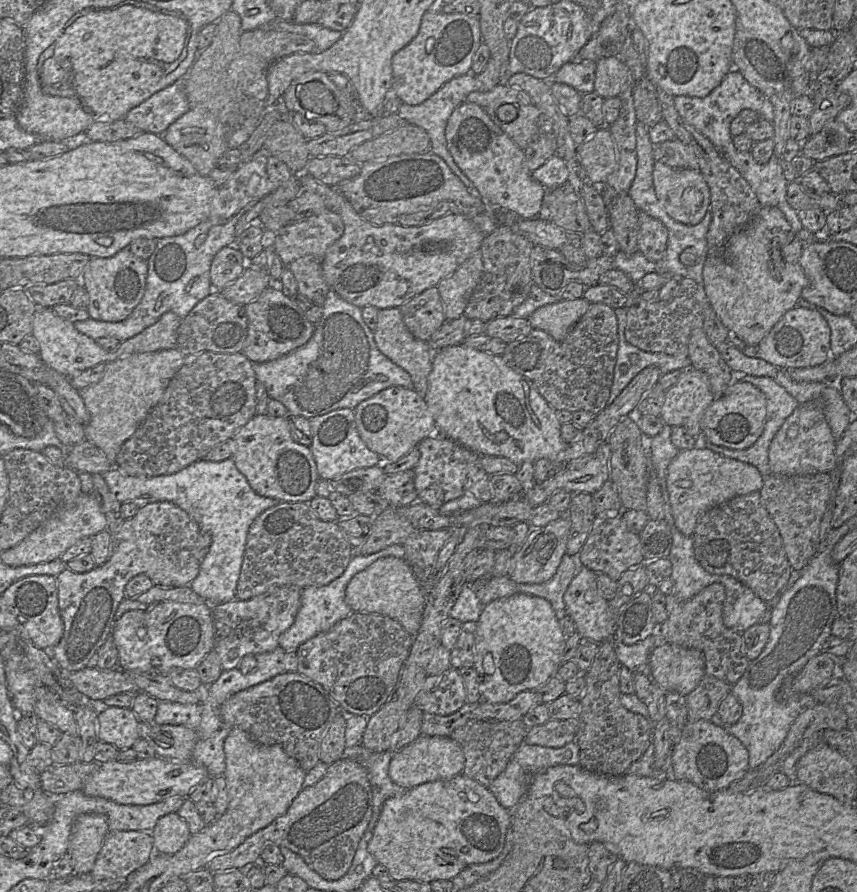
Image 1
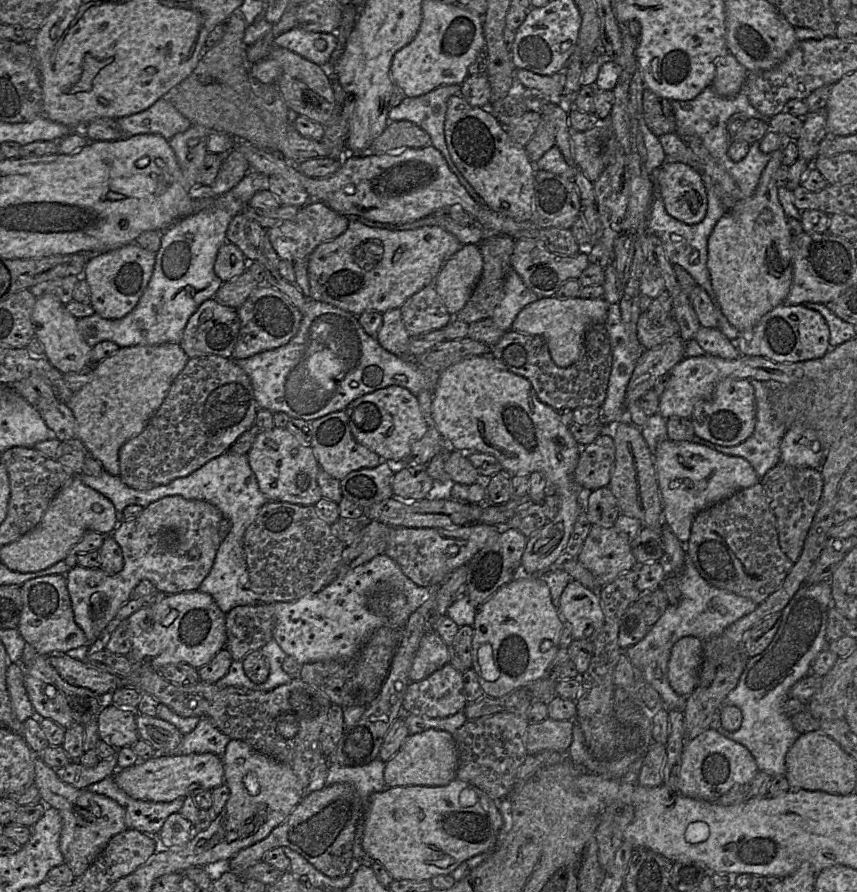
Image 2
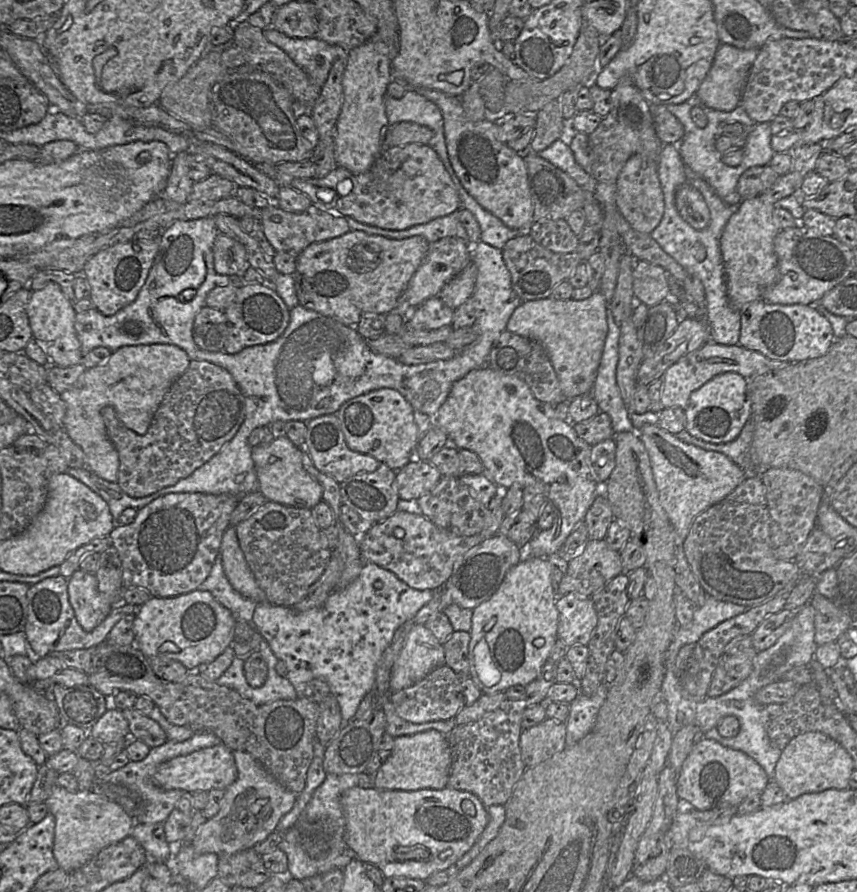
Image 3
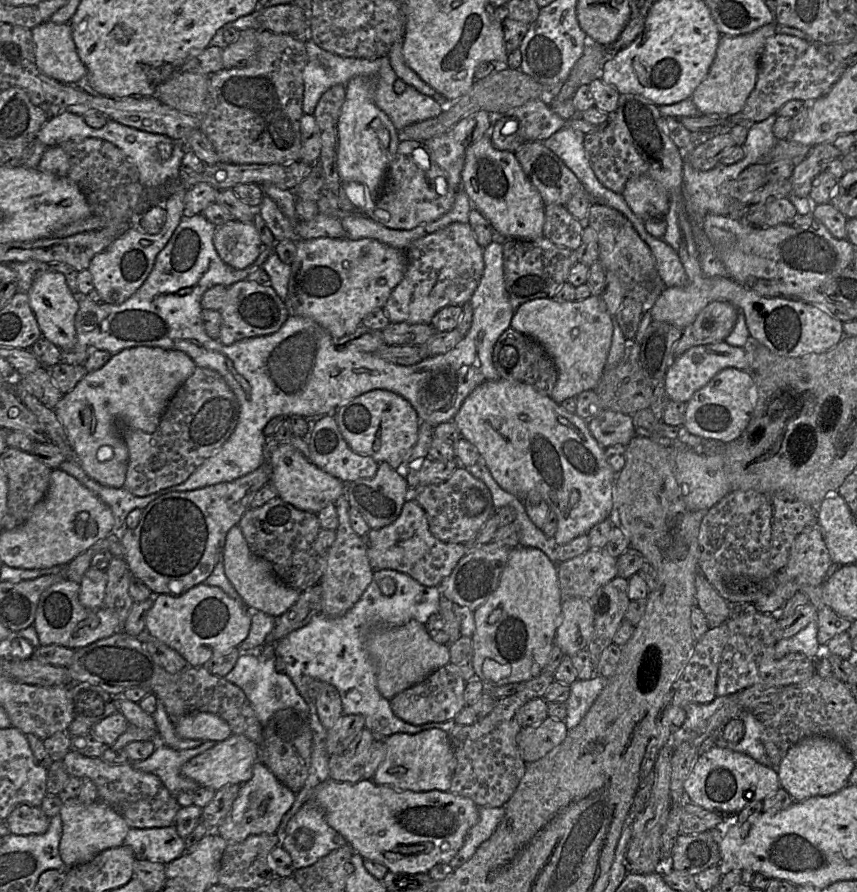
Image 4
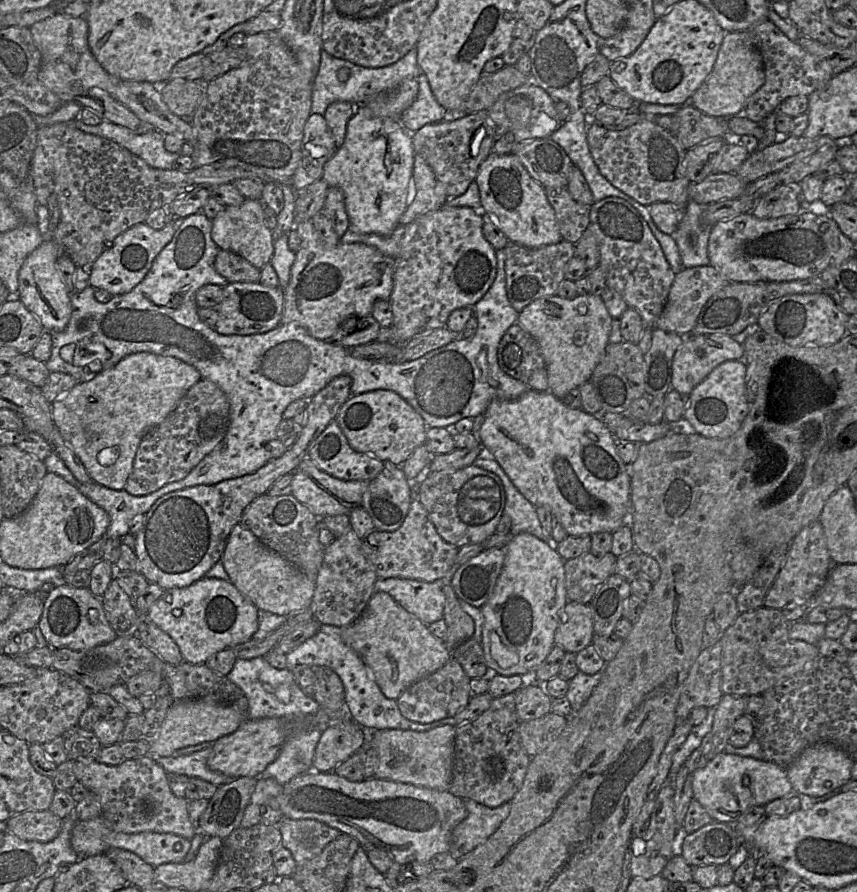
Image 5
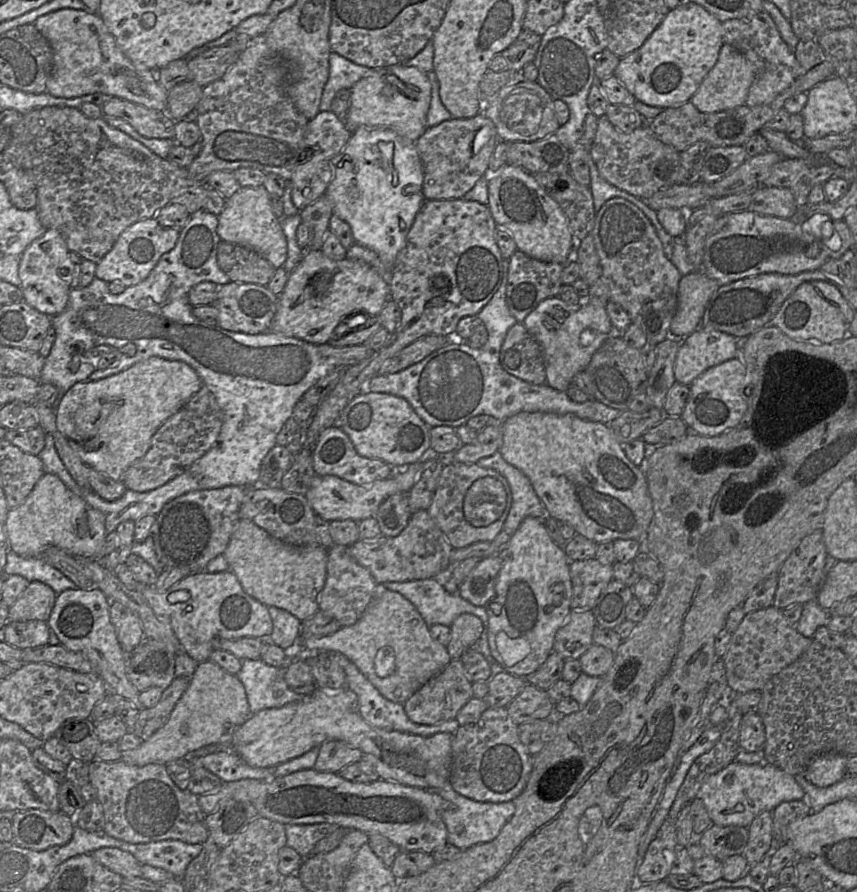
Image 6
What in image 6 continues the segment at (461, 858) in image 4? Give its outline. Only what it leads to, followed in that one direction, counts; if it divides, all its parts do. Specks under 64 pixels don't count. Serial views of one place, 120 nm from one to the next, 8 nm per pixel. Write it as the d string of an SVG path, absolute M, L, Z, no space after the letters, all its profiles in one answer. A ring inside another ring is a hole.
M447 784L445 787L441 789L431 791L436 791L443 799L449 802L449 808L444 810L442 813L442 819L448 831L448 843L453 844L454 846L458 847L461 850L469 848L476 844L492 841L494 838L498 836L506 822L514 815L516 809L515 803L513 801L499 803L480 802L465 797L457 793L452 788L451 784Z

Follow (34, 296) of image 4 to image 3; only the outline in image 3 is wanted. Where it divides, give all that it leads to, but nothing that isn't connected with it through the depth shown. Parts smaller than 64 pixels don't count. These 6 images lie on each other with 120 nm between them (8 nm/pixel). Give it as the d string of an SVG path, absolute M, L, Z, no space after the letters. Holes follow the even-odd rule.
M53 281L48 282L42 289L31 292L27 304L27 315L33 337L44 346L50 365L69 367L81 364L83 358L81 344L74 328L75 315L73 301L69 300L61 287Z

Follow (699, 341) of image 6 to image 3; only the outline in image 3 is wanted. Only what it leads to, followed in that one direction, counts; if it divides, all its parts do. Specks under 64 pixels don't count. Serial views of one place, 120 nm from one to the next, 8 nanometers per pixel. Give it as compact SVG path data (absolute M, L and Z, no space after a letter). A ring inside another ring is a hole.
M708 341L701 348L681 357L665 371L661 378L662 394L660 401L663 408L680 407L684 410L688 405L690 395L719 374L735 372L749 378L756 373L784 368L789 363L769 359L757 351L746 349L738 344L721 345Z

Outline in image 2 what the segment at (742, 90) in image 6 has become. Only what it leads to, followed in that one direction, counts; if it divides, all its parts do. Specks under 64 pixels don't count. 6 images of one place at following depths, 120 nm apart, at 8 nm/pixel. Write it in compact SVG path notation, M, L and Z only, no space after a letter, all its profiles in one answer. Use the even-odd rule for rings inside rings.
M728 52L716 60L716 74L711 86L718 95L732 98L743 89L747 73L748 70Z

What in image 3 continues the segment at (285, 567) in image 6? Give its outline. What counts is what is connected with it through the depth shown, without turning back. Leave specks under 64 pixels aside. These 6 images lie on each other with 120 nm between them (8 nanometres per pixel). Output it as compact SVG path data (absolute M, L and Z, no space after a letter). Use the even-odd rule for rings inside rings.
M228 526L223 533L220 556L224 573L237 592L256 603L267 602L265 592L258 586L247 564L233 526Z

